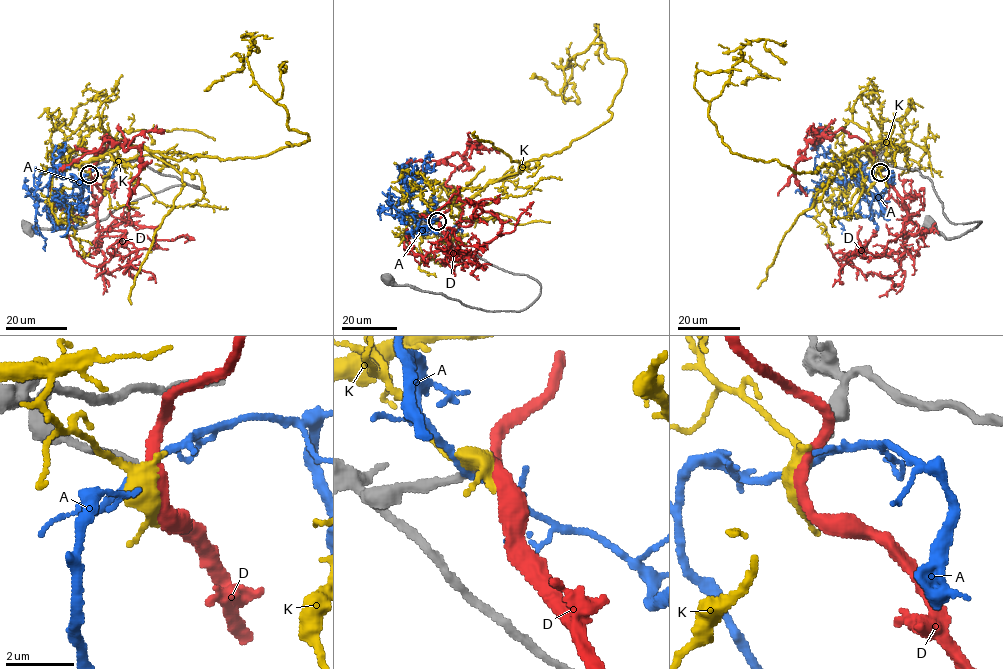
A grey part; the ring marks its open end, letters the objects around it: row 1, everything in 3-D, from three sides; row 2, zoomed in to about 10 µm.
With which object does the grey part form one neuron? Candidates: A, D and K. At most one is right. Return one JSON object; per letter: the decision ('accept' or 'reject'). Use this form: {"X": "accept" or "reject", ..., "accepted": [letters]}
{"A": "reject", "D": "accept", "K": "reject", "accepted": ["D"]}

